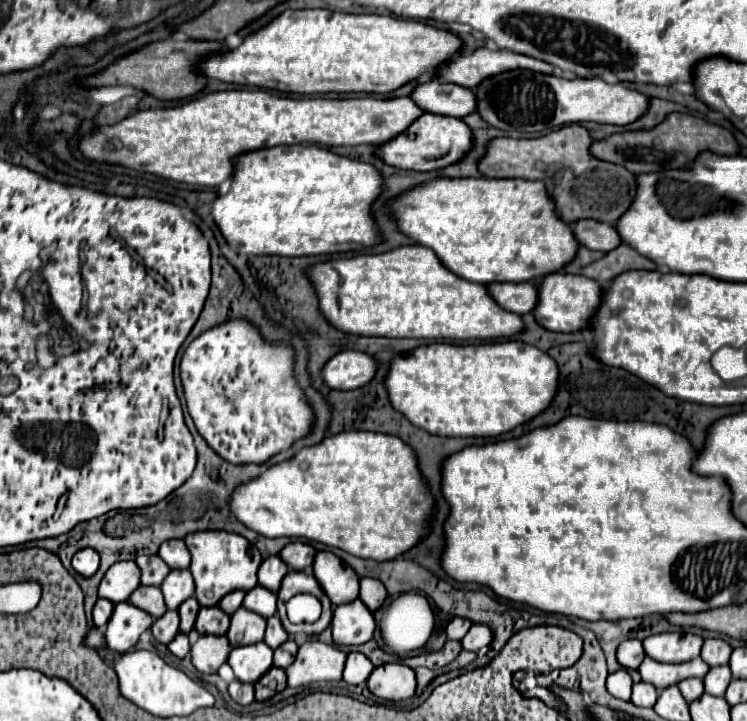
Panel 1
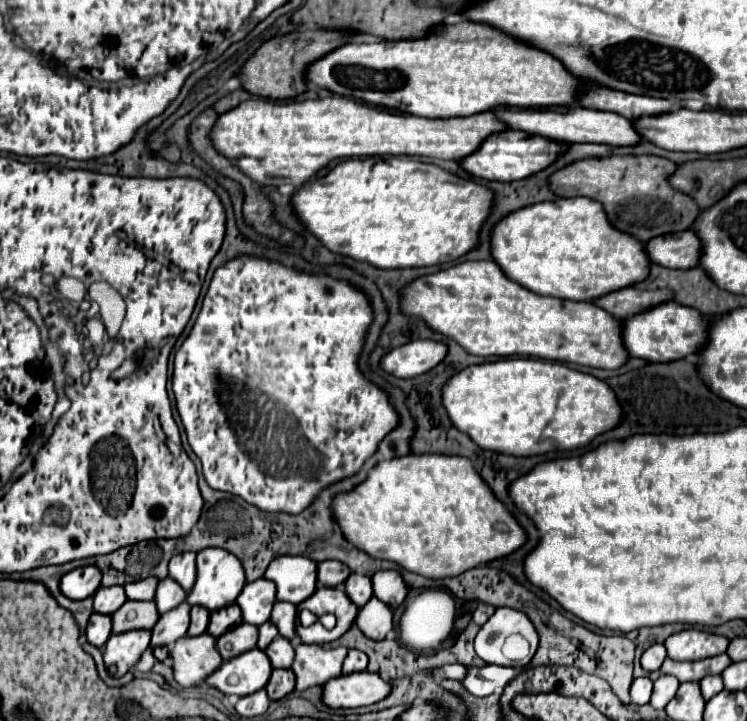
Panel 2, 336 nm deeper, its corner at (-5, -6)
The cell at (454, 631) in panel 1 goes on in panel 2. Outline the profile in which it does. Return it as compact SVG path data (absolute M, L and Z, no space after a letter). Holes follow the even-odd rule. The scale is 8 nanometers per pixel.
M479 604L477 610L475 610L475 614L473 614L475 624L485 624L493 616L493 612L495 612L495 608L491 604Z

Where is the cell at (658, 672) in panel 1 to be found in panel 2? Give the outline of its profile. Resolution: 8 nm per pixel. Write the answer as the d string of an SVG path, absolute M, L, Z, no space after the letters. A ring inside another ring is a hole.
M719 654L713 658L703 658L695 662L677 662L667 658L661 666L661 674L671 674L681 682L699 682L709 674L721 674L731 664L727 654Z

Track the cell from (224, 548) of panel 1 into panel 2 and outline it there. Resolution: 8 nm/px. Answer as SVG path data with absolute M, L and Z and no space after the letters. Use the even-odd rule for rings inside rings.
M205 548L197 554L197 582L195 582L193 590L187 596L187 602L191 606L199 604L199 606L205 606L207 610L215 612L219 608L235 604L235 600L241 594L243 586L245 586L245 572L241 568L241 562L227 550Z

